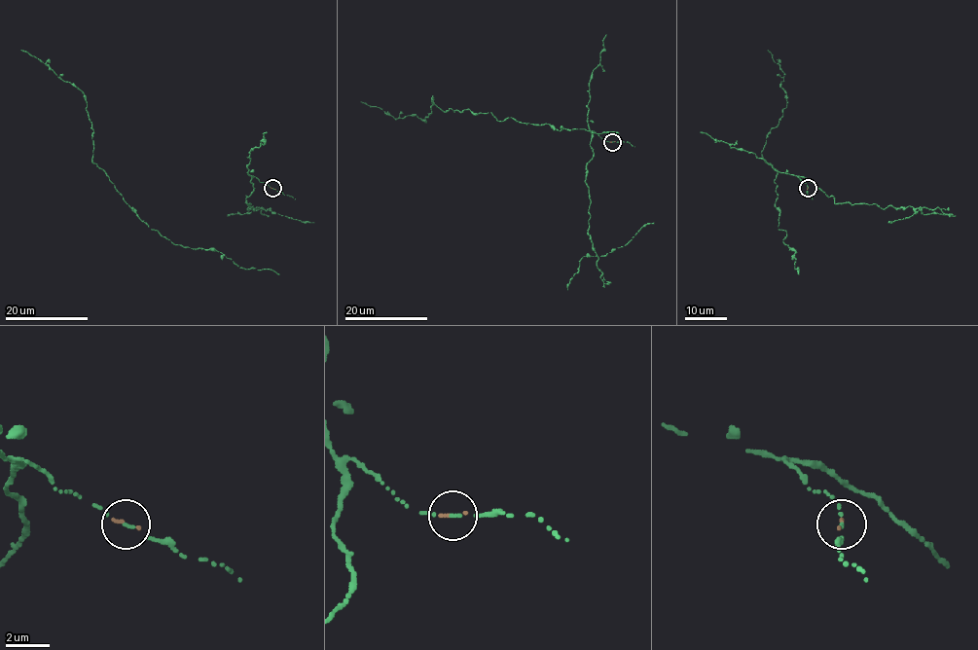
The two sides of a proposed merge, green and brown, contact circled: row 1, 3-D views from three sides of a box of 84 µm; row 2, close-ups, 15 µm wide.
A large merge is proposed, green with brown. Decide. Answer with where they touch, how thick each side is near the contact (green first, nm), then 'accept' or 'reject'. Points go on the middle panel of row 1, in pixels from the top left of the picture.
at (612, 142); 130 nm thick on the green side, 140 nm on the other; reject

